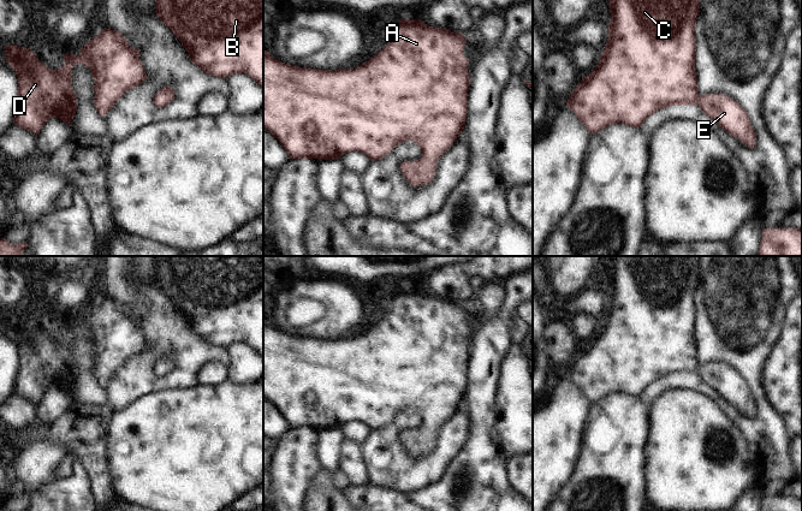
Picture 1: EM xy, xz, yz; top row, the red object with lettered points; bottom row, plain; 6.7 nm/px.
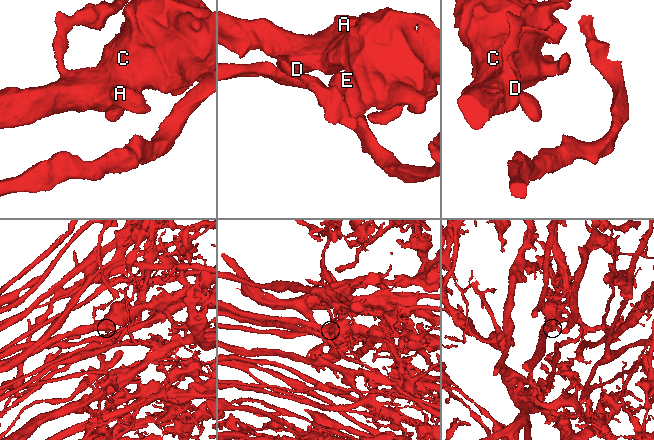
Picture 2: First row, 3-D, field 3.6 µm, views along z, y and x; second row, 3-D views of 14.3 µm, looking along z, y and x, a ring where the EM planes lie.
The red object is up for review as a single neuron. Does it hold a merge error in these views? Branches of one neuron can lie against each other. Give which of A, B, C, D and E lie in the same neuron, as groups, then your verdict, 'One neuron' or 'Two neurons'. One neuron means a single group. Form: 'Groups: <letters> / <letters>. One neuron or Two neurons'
Groups: A B C D E. One neuron

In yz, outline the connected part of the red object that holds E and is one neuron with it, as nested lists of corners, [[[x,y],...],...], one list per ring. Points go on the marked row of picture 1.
[[[610,0],[608,6],[611,22],[607,24],[606,47],[593,72],[582,78],[566,102],[590,135],[617,123],[640,127],[649,115],[670,106],[699,105],[729,135],[750,148],[755,147],[755,131],[747,112],[737,101],[724,94],[700,95],[697,91],[695,24],[700,0]]]

